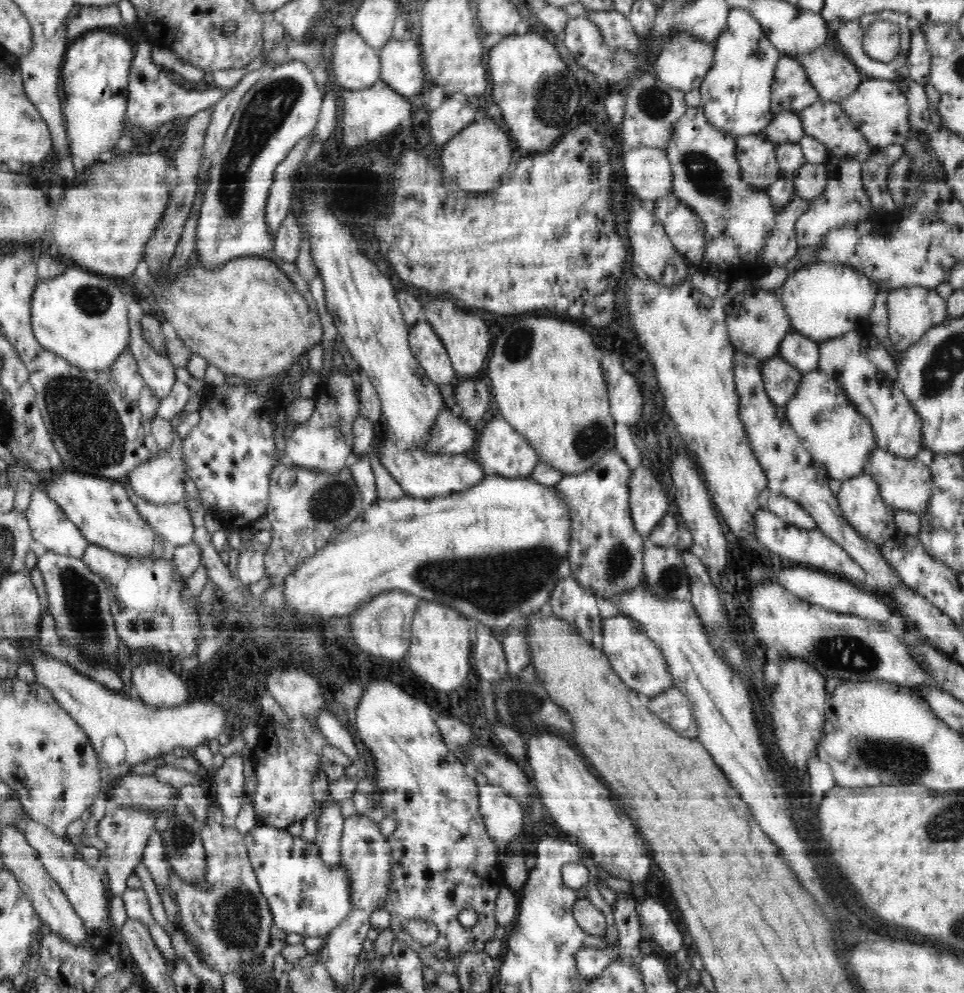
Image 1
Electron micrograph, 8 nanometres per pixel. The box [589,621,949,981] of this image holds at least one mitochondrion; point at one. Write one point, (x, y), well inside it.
(896, 759)

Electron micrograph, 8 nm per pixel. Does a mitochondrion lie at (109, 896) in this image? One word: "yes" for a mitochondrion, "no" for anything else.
no

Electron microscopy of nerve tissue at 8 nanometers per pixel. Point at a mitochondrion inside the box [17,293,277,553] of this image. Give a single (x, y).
(88, 427)

